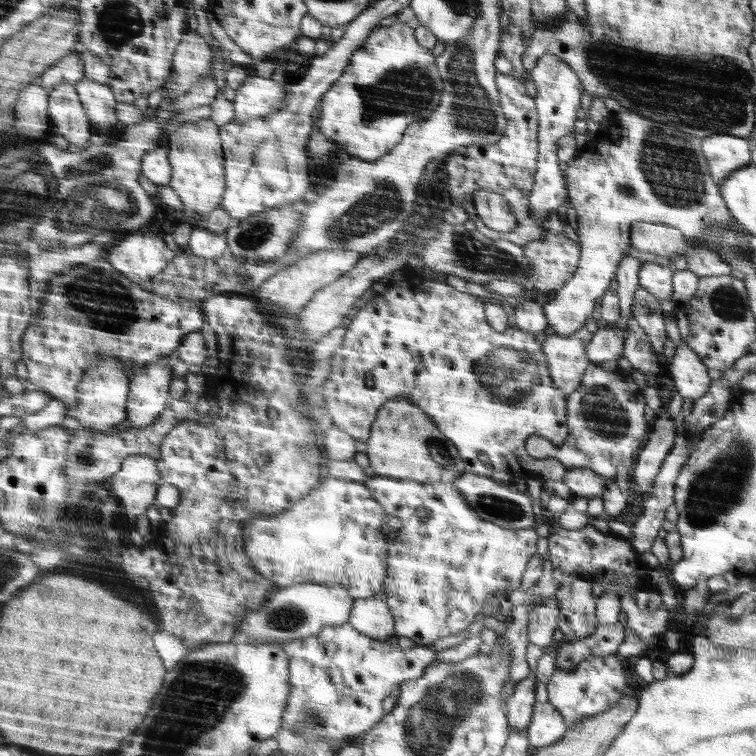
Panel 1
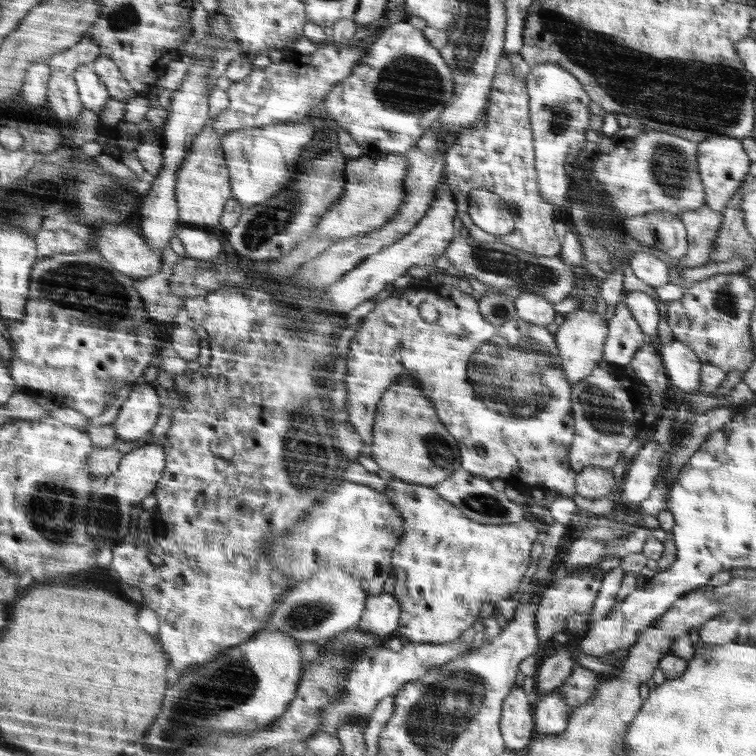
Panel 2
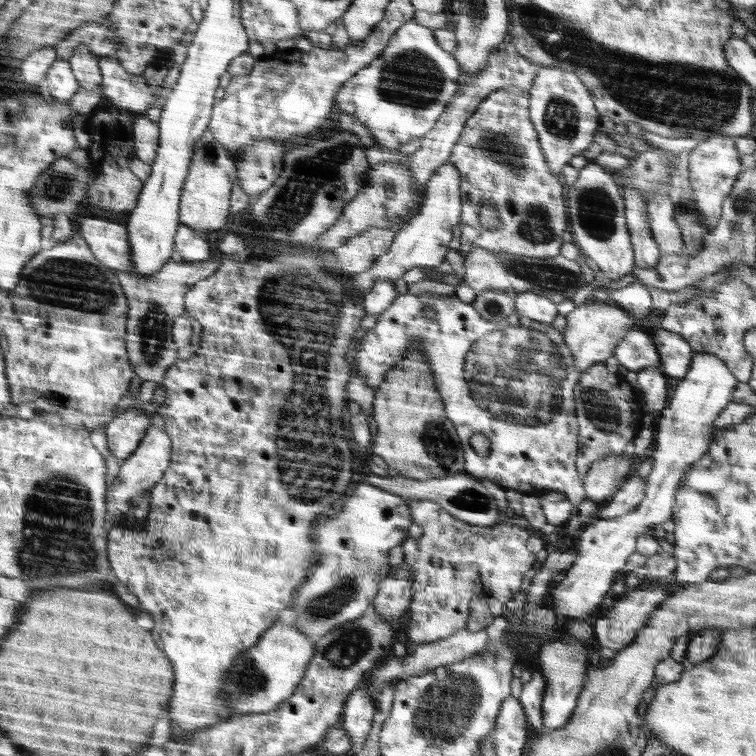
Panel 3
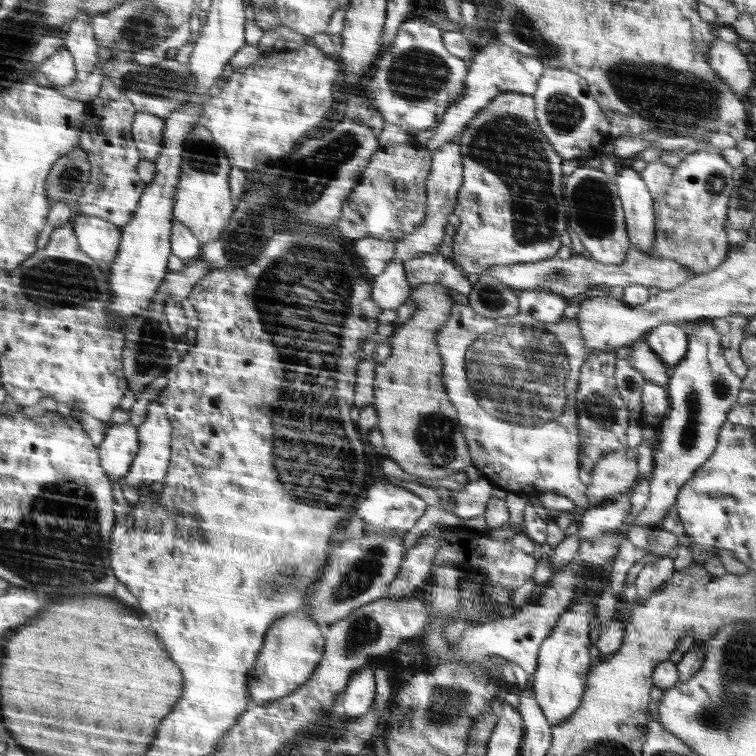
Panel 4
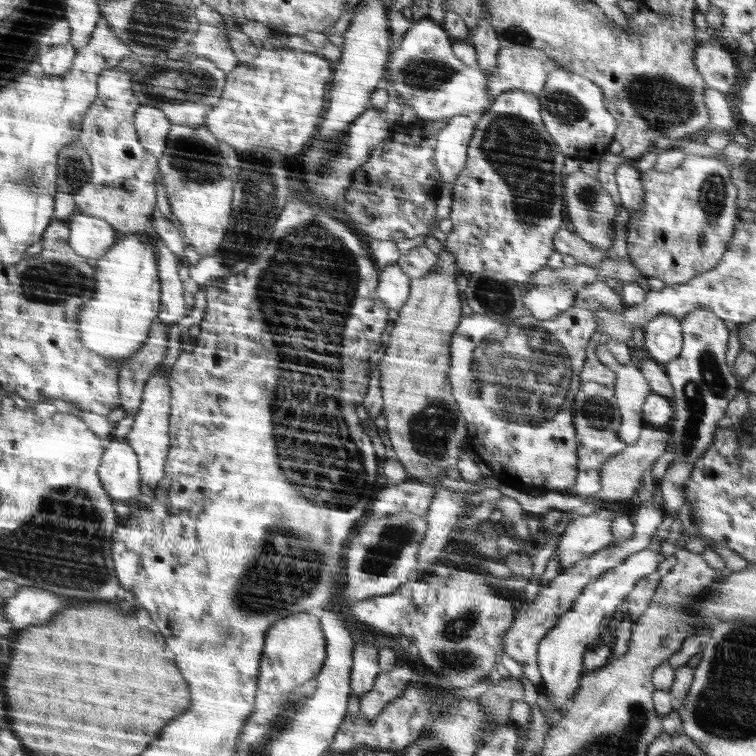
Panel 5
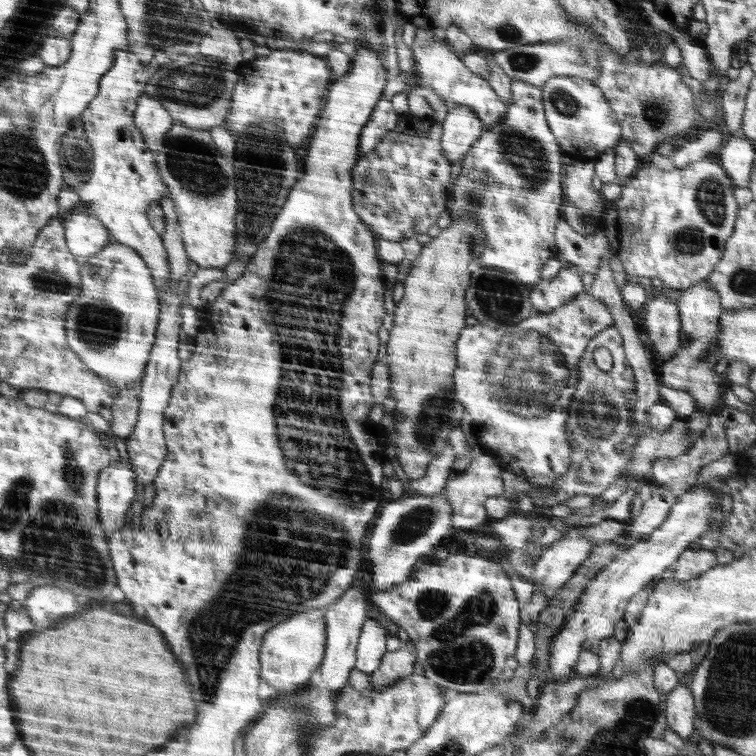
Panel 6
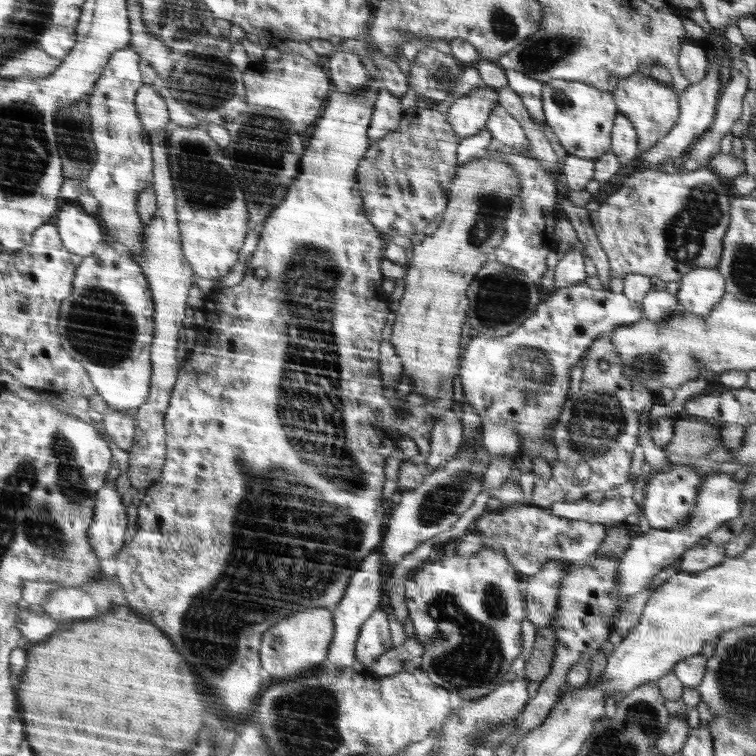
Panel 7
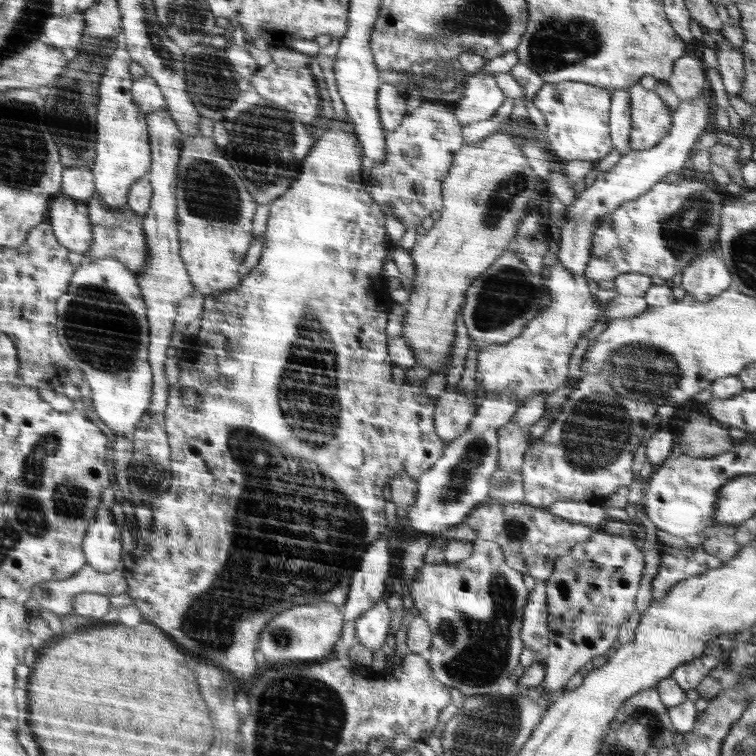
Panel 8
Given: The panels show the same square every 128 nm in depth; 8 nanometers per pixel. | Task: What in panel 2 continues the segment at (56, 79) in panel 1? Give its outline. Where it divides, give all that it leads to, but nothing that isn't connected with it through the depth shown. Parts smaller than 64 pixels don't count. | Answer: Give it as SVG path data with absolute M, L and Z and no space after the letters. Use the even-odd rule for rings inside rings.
M86 35L76 46L71 46L64 52L55 54L50 59L53 72L64 71L74 74L80 65L94 63L101 57L101 46Z

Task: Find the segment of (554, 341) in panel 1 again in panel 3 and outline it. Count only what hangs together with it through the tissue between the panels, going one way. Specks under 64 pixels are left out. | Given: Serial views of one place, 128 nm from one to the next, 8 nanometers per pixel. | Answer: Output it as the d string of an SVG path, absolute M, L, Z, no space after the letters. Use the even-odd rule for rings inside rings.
M602 301L586 302L576 305L575 309L566 316L567 327L562 331L565 336L565 344L575 356L574 368L580 372L588 372L594 364L605 362L610 356L615 354L615 348L623 336L627 335L629 328L641 327L644 324L636 322L632 315L629 315L618 304L607 304Z

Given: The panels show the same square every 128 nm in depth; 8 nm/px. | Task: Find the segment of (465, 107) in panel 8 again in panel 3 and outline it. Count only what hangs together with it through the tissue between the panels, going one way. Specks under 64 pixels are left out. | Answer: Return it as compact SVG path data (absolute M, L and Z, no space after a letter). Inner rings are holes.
M449 160L442 164L439 170L436 170L434 176L428 182L425 197L421 202L421 208L416 216L410 220L408 226L405 226L396 234L395 240L391 244L386 254L378 256L372 268L364 272L352 274L351 283L353 287L362 294L366 294L378 279L388 279L391 281L400 281L405 270L414 267L433 267L438 266L444 259L449 250L448 243L453 238L452 228L458 225L461 220L461 174L454 168Z

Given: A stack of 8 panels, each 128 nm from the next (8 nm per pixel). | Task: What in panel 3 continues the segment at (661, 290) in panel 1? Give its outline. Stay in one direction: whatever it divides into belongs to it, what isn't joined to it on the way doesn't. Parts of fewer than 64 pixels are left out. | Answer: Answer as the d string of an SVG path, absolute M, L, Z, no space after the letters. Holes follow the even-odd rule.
M624 186L622 190L625 202L625 220L630 234L635 265L641 269L655 267L662 253L659 244L652 238L648 224L647 202L636 187Z

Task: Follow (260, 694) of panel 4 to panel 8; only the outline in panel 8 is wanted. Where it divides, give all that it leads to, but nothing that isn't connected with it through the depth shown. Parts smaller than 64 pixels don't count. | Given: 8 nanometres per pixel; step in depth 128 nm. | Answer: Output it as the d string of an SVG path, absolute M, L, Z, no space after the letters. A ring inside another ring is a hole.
M327 602L303 604L292 608L290 612L280 612L280 616L274 616L274 622L270 620L260 634L259 646L255 652L256 660L260 662L260 670L278 668L278 662L286 660L322 661L338 642L344 619L340 606Z

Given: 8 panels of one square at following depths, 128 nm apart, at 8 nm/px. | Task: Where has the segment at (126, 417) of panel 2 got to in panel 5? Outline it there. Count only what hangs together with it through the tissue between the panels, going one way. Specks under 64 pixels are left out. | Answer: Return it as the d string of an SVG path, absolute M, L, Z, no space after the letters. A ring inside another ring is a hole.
M113 437L112 442L106 446L101 479L115 502L125 500L131 505L142 498L141 462L128 437Z

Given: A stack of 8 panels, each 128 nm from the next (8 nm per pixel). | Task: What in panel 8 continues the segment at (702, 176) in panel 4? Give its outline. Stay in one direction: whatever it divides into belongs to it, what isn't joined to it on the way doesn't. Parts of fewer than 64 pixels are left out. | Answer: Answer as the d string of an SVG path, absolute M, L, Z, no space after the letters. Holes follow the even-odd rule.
M688 178L688 179L679 179L678 183L668 183L665 181L665 179L658 182L658 184L655 184L648 192L645 192L644 194L641 194L638 198L635 198L634 200L629 200L628 202L624 202L624 204L621 204L618 206L614 212L611 212L610 214L604 214L604 217L602 219L598 219L598 223L596 223L596 229L594 229L594 235L592 235L593 243L591 246L591 253L592 256L590 257L590 260L588 261L586 270L584 271L584 276L588 278L588 280L594 280L594 282L600 282L600 280L613 280L614 278L618 278L620 275L626 275L628 272L630 273L640 273L640 274L647 274L647 275L654 275L657 274L659 277L664 278L665 280L668 280L672 278L672 276L680 276L681 272L686 268L690 263L691 260L695 258L696 255L699 255L704 249L711 249L714 244L714 238L717 238L718 243L718 237L716 237L716 232L718 232L718 228L720 228L720 216L723 216L722 214L722 198L706 184L706 182L700 182L700 179L698 178Z

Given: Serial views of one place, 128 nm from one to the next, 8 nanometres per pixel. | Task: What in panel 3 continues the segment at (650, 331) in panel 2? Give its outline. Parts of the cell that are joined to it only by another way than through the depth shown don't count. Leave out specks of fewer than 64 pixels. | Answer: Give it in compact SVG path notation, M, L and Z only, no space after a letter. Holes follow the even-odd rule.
M634 282L620 289L607 289L607 294L629 315L632 315L636 322L640 322L640 325L644 324L644 329L651 330L647 316L652 310L652 297L646 285Z

